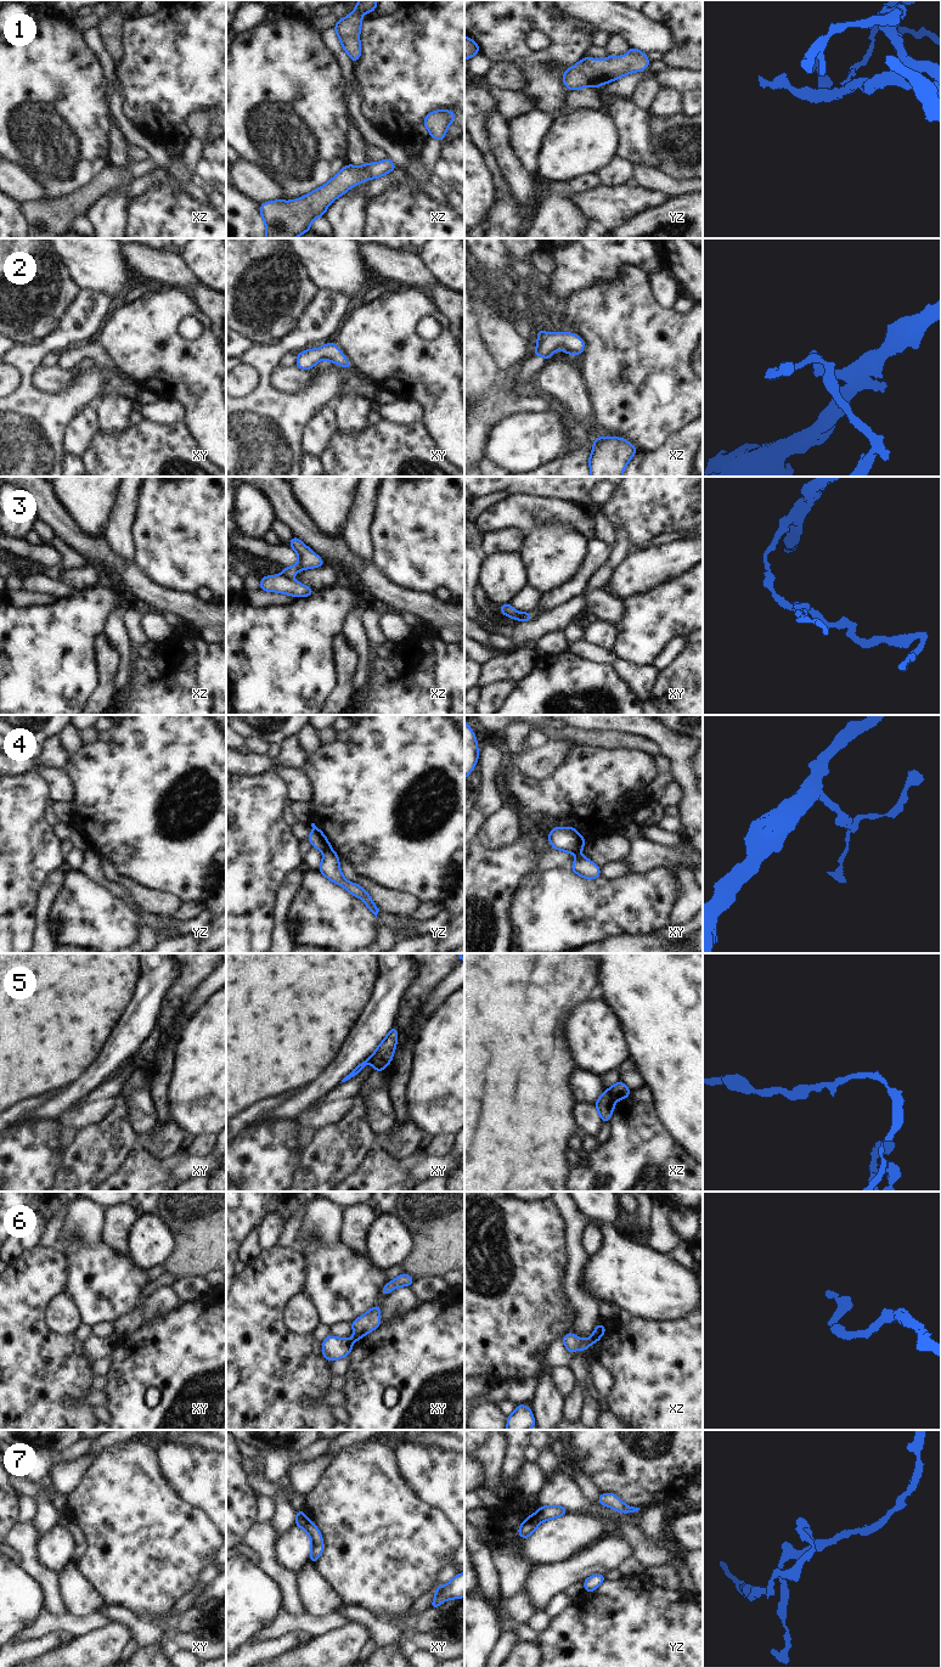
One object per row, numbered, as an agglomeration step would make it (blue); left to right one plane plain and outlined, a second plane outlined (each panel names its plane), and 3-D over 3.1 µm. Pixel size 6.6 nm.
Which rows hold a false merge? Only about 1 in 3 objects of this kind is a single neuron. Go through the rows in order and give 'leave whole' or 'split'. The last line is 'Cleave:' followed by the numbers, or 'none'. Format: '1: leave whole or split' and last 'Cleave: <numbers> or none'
1: split
2: leave whole
3: split
4: split
5: split
6: split
7: split
Cleave: 1, 3, 4, 5, 6, 7

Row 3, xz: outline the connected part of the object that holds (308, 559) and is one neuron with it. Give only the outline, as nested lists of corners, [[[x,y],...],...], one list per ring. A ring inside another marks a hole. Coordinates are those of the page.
[[[293,536],[288,546],[291,546],[299,556],[297,564],[286,567],[282,570],[282,575],[288,578],[289,580],[293,579],[294,573],[310,568],[320,568],[325,564],[323,559],[320,558],[315,552],[312,552],[305,544],[303,544],[300,539]]]

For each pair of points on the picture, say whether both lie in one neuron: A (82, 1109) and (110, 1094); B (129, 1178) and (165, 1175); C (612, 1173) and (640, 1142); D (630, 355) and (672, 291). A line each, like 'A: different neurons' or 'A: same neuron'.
A: same neuron
B: same neuron
C: same neuron
D: different neurons

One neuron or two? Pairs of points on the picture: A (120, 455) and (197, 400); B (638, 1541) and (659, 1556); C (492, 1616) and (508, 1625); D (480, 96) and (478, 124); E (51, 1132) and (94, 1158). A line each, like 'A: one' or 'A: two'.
A: two
B: one
C: two
D: one
E: two

